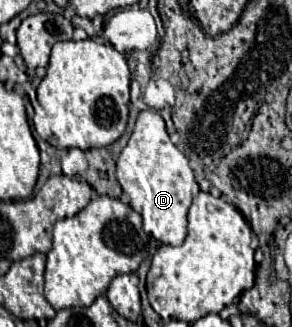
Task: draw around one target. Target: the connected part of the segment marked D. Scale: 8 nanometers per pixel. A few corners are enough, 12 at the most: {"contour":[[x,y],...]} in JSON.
{"contour":[[143,110],[117,180],[155,240],[179,246],[199,194],[165,120]]}

